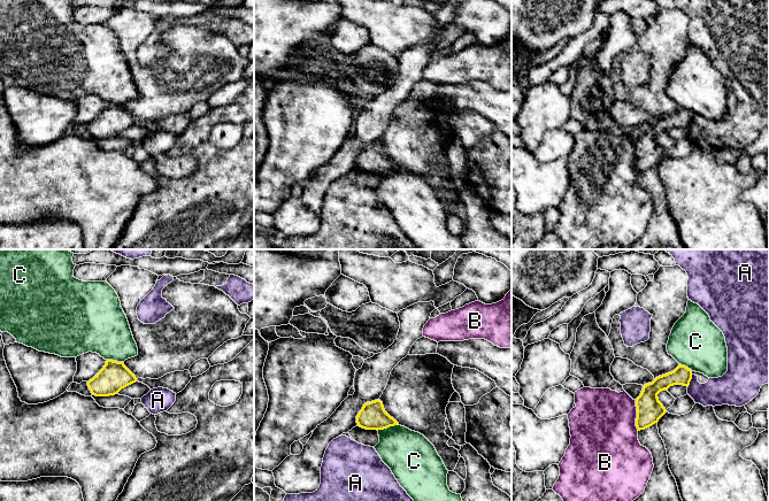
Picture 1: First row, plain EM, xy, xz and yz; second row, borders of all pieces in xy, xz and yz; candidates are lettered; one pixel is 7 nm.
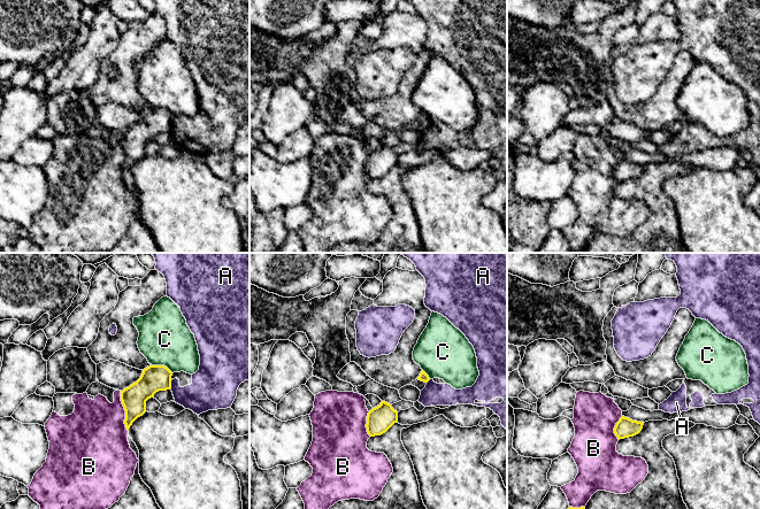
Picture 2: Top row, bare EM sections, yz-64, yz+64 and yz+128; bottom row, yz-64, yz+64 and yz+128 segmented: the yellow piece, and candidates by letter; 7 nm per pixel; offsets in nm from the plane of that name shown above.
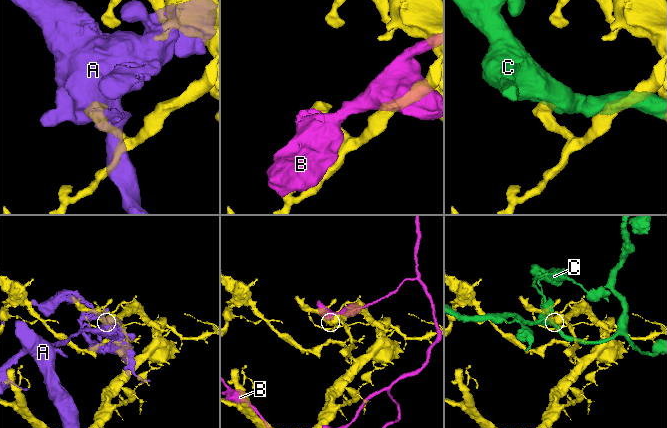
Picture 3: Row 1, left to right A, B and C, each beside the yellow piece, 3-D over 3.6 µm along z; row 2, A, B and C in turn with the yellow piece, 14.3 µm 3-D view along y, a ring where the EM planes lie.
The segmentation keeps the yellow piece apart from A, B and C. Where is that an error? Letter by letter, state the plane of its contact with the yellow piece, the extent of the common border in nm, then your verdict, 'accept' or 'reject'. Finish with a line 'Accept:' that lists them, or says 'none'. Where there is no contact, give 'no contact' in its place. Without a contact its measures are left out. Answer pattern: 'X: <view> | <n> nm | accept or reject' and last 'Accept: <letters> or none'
A: yz | 100 nm | reject
B: yz | 220 nm | reject
C: xz | 160 nm | reject
Accept: none

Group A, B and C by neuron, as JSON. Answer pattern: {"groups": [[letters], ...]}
{"groups": [["A"], ["B"], ["C"]]}

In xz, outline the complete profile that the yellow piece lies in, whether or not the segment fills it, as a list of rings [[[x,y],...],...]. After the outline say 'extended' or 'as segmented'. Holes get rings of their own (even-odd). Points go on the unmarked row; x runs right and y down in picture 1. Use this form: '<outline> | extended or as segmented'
[[[378,141],[363,147],[356,159],[357,169],[366,172],[384,172],[399,168],[384,152],[383,145]]] | as segmented

